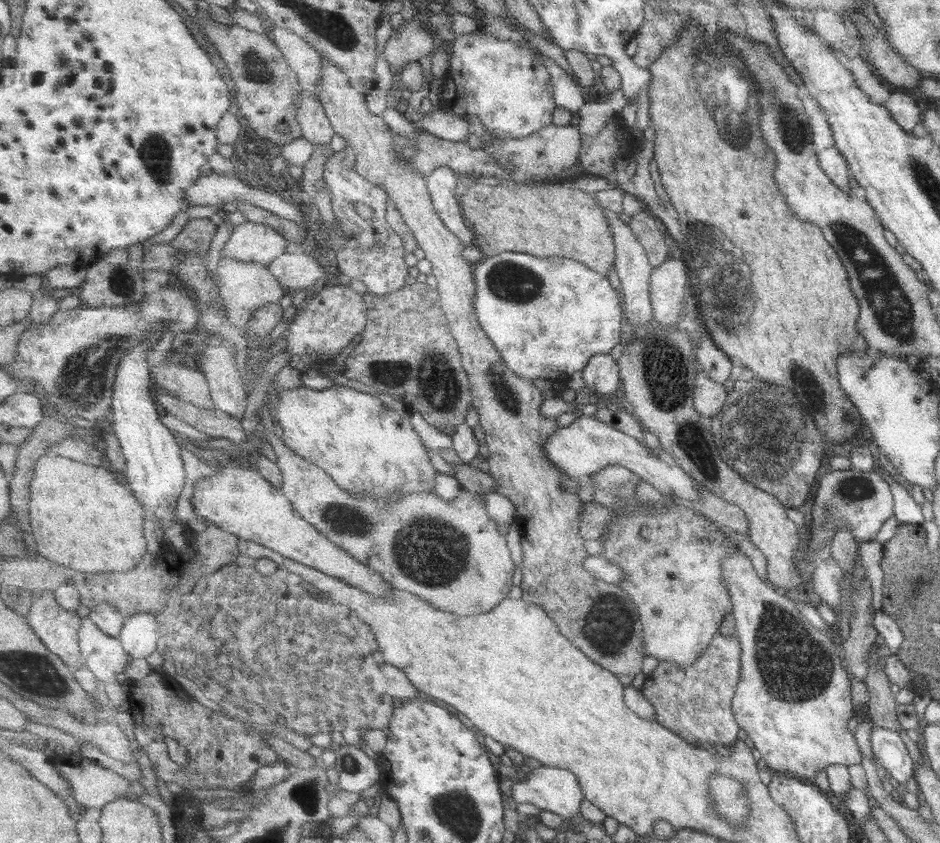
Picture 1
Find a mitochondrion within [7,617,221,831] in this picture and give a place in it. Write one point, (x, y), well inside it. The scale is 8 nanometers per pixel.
(39, 674)

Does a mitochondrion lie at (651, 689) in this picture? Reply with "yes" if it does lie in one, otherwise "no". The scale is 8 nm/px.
no

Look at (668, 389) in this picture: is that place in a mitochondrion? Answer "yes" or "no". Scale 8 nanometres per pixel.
yes

